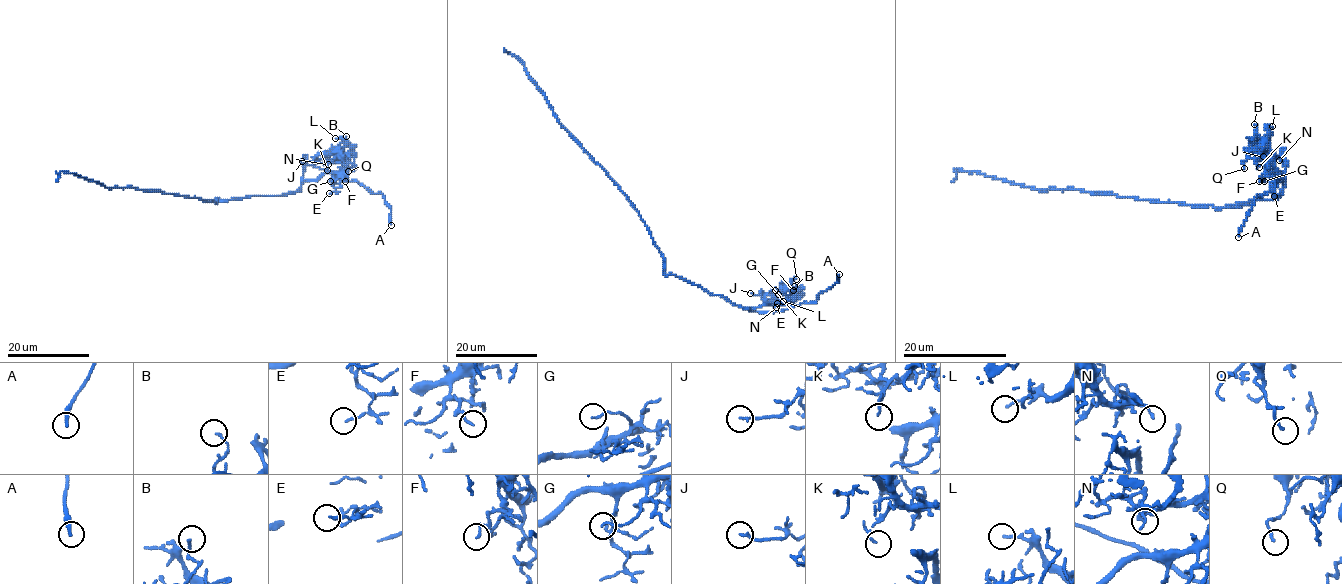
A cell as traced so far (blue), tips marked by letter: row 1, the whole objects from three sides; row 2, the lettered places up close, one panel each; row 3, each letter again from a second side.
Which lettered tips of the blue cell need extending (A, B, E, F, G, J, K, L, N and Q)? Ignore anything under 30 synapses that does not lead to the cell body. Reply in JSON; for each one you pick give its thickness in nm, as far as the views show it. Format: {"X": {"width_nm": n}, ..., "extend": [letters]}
{"A": {"width_nm": 280}, "extend": ["A"]}

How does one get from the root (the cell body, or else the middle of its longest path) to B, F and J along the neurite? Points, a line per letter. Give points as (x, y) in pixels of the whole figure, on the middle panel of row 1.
B: (664, 261), (666, 274), (682, 277), (748, 310), (798, 295), (803, 287), (793, 289), (794, 286)
F: (664, 261), (666, 274), (682, 277), (748, 310), (780, 303), (793, 290)
J: (664, 261), (666, 274), (748, 310), (791, 301), (783, 304), (750, 293)

